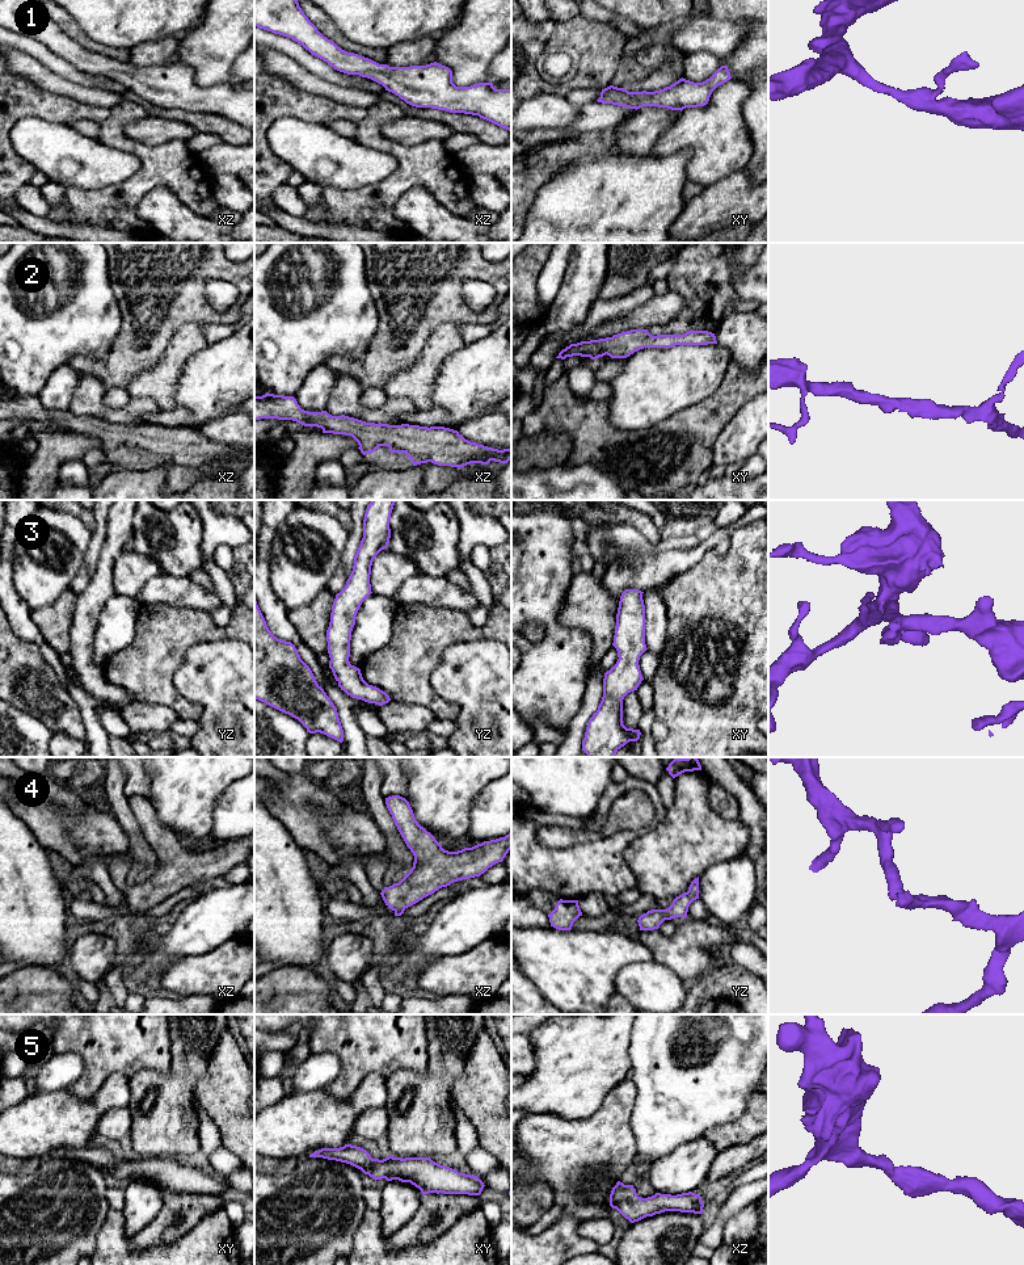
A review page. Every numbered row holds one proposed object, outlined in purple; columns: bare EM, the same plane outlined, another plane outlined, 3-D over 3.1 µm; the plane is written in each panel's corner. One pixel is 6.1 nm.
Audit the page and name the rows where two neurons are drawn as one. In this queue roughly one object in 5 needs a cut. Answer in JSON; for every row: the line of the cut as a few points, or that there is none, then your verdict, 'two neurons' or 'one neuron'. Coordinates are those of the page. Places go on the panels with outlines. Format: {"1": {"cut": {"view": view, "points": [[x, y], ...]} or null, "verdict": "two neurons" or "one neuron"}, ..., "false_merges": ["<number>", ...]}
{"1": {"cut": null, "verdict": "one neuron"}, "2": {"cut": null, "verdict": "one neuron"}, "3": {"cut": null, "verdict": "one neuron"}, "4": {"cut": null, "verdict": "one neuron"}, "5": {"cut": null, "verdict": "one neuron"}, "false_merges": []}

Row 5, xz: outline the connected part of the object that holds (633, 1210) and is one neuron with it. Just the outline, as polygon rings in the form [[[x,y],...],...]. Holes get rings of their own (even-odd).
[[[618,1181],[610,1194],[610,1206],[616,1209],[631,1223],[665,1211],[703,1214],[701,1197],[688,1192],[677,1195],[656,1193],[641,1198],[633,1185]]]

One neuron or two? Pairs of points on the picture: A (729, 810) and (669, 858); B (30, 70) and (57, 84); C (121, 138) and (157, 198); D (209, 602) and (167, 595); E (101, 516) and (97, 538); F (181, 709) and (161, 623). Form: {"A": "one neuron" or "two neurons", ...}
{"A": "two neurons", "B": "one neuron", "C": "two neurons", "D": "one neuron", "E": "one neuron", "F": "one neuron"}

